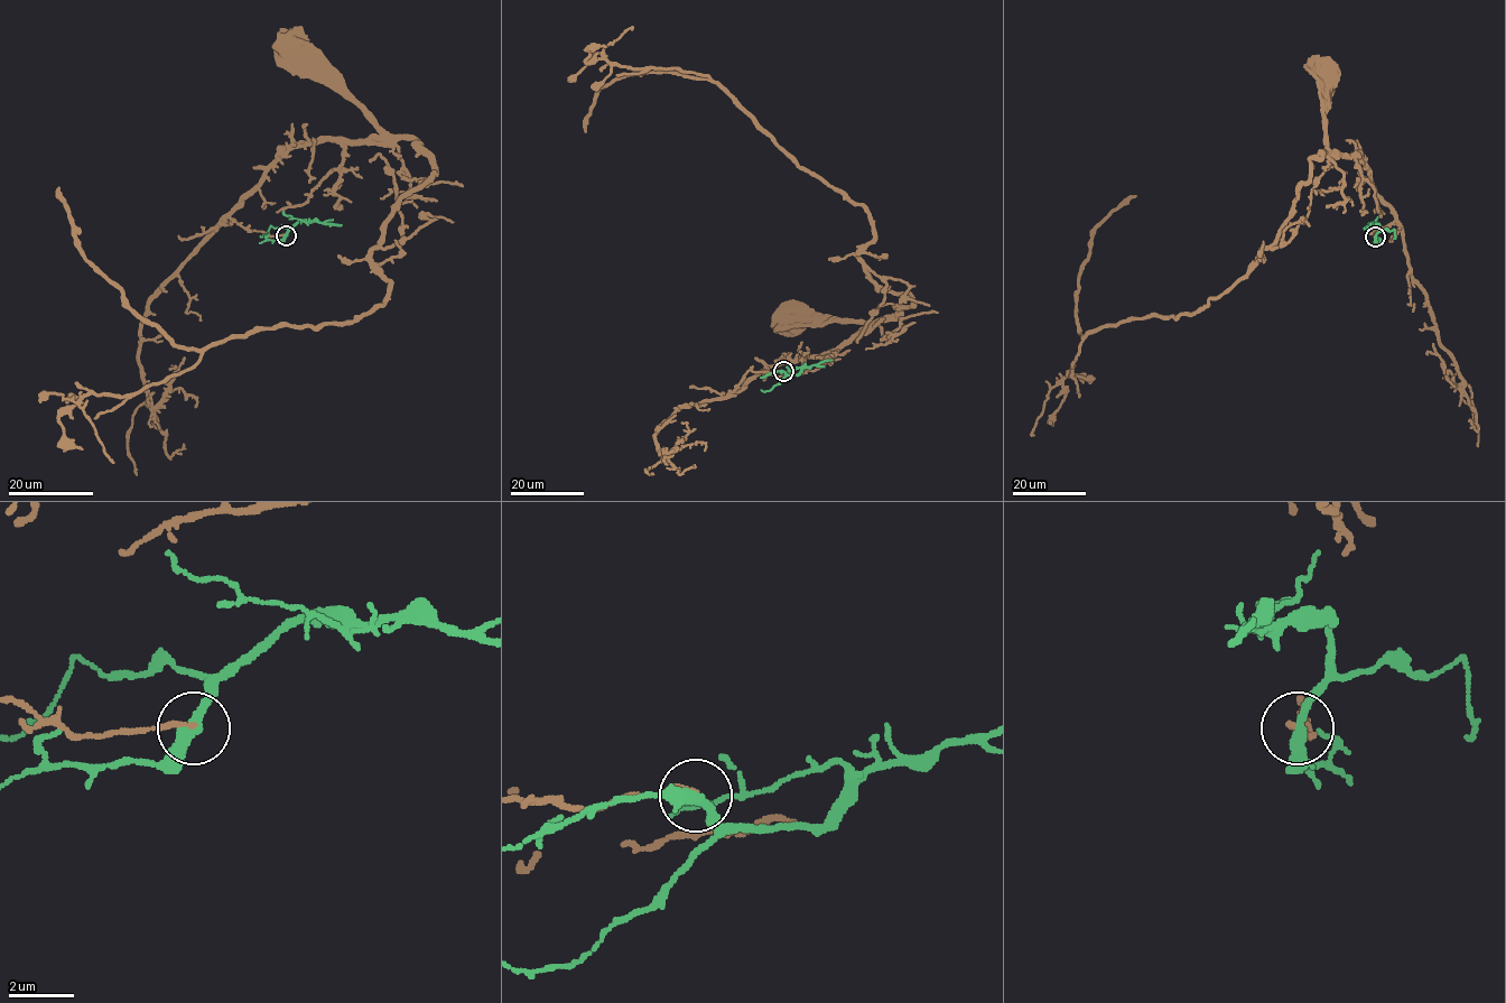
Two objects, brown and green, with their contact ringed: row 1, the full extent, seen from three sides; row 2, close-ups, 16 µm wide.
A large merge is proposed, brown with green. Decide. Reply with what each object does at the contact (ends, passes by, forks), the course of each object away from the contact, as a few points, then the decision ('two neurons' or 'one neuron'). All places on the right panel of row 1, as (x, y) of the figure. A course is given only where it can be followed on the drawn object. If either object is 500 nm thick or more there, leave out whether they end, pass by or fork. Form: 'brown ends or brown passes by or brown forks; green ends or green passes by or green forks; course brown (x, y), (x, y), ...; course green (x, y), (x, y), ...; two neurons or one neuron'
brown ends; green passes by; course brown (1374, 237), (1394, 220), (1395, 212), (1374, 188), (1359, 155), (1338, 155), (1328, 149), (1327, 76); course green (1375, 237), (1378, 224), (1364, 229); two neurons

